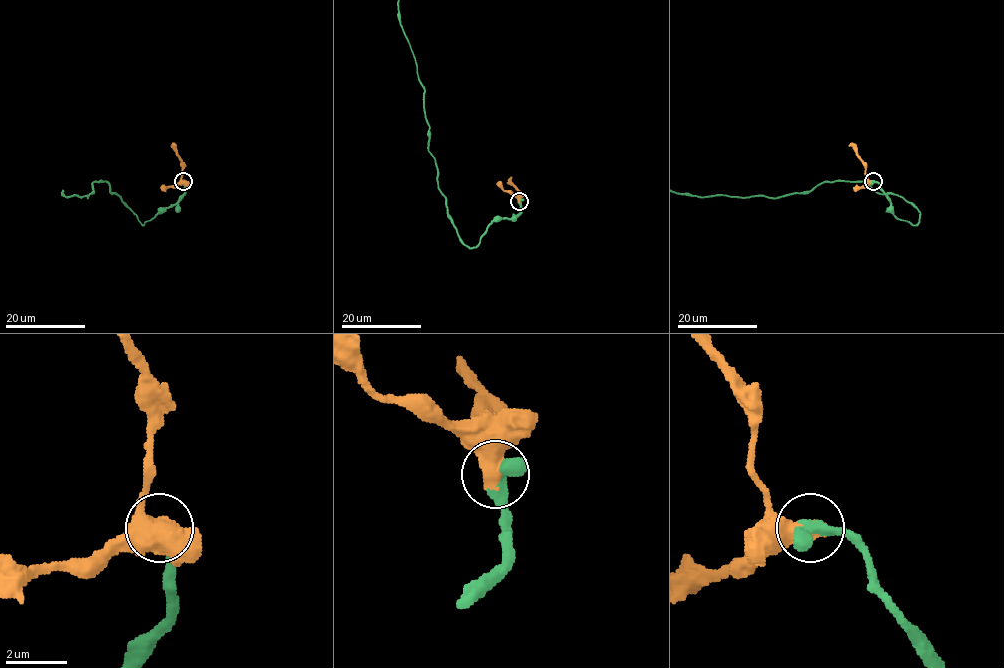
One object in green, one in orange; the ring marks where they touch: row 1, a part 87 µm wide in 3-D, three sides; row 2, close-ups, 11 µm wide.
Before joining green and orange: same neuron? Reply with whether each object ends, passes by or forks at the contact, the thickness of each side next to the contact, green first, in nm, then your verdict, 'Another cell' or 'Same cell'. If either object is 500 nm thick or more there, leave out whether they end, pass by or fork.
Thickness 400 nm (green) against 700 nm. Same cell

